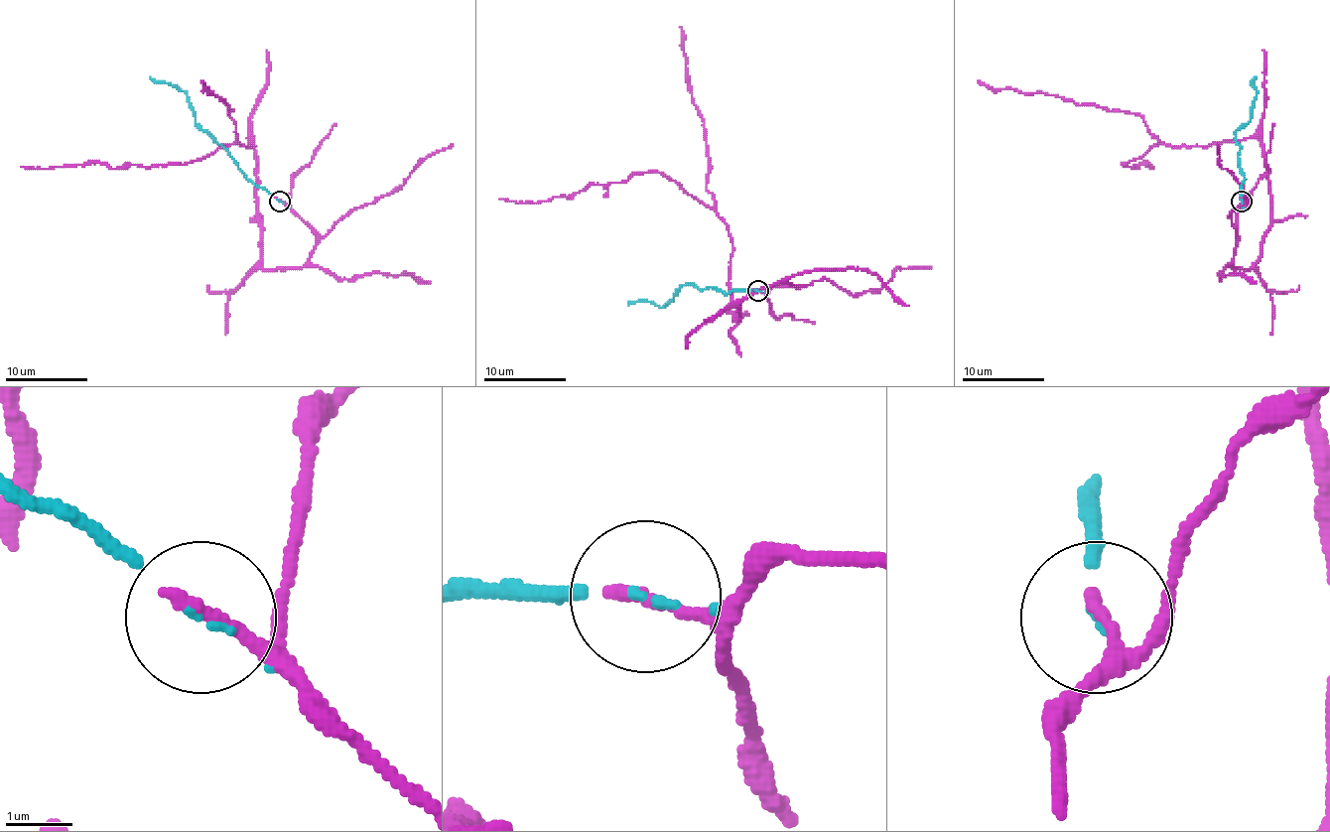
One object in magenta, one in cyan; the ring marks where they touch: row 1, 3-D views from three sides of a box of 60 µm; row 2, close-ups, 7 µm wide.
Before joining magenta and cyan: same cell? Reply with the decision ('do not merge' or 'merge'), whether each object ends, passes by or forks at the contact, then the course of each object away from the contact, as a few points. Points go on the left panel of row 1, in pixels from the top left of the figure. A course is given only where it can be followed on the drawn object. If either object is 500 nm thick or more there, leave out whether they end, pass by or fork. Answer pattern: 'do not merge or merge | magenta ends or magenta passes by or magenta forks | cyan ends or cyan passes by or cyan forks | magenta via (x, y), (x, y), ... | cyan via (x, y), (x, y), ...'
merge | magenta ends | cyan passes by | magenta via (279, 202), (316, 236), (304, 267), (262, 267), (250, 138), (254, 146), (225, 144), (181, 165), (21, 167) | cyan via (279, 202), (256, 187), (231, 156), (205, 132), (195, 119), (193, 107), (183, 90), (156, 82), (150, 76)

